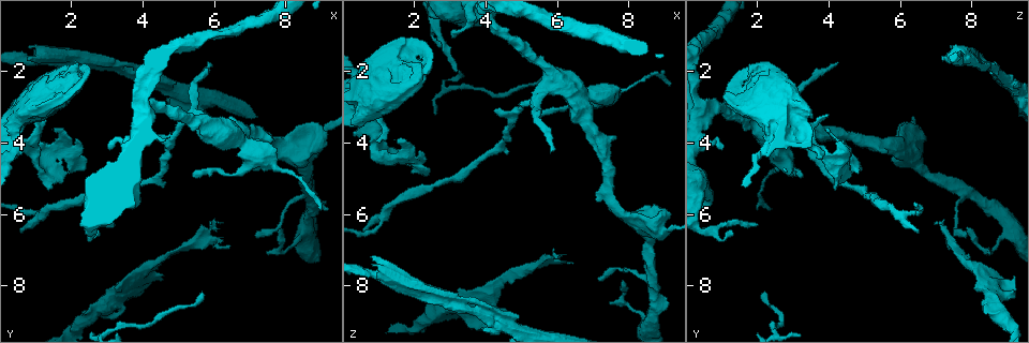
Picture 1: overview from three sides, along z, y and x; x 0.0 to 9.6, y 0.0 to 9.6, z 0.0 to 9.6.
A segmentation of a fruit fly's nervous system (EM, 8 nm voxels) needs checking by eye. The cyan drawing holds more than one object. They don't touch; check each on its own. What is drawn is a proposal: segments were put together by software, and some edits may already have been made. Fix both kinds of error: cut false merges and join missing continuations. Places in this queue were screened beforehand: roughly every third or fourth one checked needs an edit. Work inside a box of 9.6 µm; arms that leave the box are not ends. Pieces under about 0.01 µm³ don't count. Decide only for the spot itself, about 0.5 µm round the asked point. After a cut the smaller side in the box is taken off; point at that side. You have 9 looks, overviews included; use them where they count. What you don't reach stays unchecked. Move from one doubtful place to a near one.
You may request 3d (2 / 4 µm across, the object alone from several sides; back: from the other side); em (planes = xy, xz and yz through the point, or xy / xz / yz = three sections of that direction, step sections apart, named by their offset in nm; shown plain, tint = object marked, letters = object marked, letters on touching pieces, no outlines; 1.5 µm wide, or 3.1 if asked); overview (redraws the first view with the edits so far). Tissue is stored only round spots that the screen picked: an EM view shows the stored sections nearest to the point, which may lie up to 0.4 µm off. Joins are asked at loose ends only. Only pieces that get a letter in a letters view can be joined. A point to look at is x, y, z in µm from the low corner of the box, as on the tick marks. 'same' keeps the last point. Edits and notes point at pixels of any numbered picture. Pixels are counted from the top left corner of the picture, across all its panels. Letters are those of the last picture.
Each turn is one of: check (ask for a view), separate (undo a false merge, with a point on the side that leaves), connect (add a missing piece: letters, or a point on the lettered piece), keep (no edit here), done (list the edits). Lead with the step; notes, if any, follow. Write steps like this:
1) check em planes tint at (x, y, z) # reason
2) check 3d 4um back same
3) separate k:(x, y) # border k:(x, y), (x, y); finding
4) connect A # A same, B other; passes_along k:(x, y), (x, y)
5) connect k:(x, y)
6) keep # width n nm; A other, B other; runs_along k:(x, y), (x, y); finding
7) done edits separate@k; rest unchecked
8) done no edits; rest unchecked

check em planes letters at (3.40, 8.25, 8.60) # thick turns thin

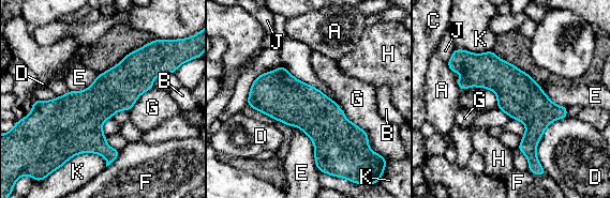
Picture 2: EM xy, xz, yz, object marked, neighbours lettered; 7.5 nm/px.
keep # A other, B other, C other, D other, E other, F other, G other, H other, J other, K other; one neuron here

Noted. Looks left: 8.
check em planes letters at (8.05, 7.05, 8.65) # sharp bend

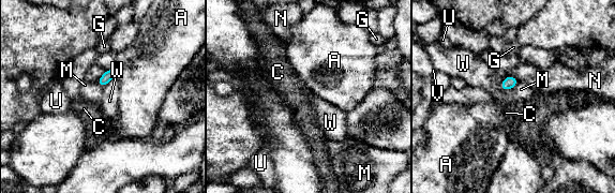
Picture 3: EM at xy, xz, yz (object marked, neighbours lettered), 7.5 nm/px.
keep # width 80 nm; A other, C other, G other, M other, N other, U other, V other, W other; continuous, no second neuron

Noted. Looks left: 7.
check em planes plain at (3.25, 6.30, 2.00) # thin end

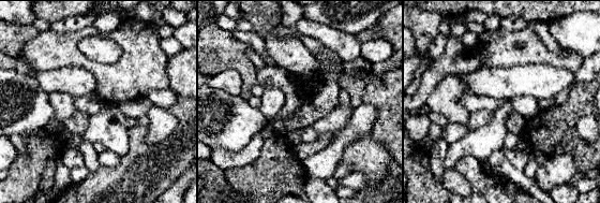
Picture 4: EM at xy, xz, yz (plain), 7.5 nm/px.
check em planes letters same # what lies round it

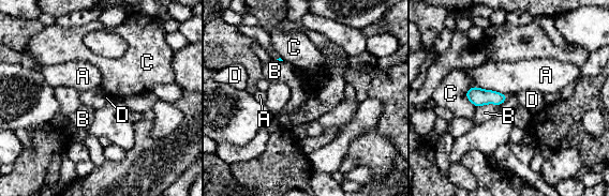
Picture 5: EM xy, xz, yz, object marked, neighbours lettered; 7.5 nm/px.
keep # A other, B other, C other, D other; border 5:(472, 86), (465, 96), (475, 107); no lettered piece goes on from it

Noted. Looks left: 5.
check em xy step 8 tint at (1.70, 3.95, 4.25) # sudden change in width

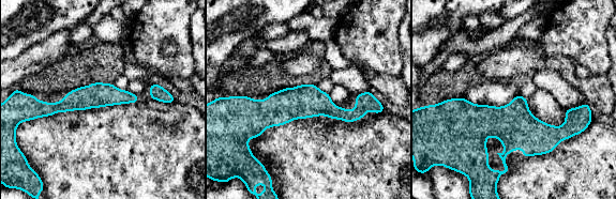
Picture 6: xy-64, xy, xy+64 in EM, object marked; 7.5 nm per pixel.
check em planes letters same

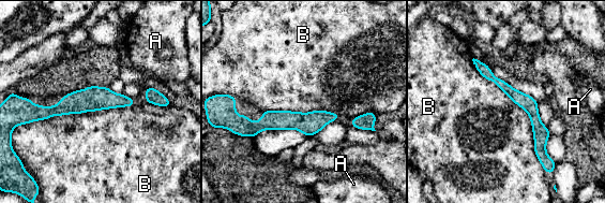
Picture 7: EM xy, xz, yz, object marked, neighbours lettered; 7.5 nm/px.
keep # A other, B other; border 7:(134, 104), (53, 115), (24, 124); one neuron here

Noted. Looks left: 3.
done no edits; rest unchecked

